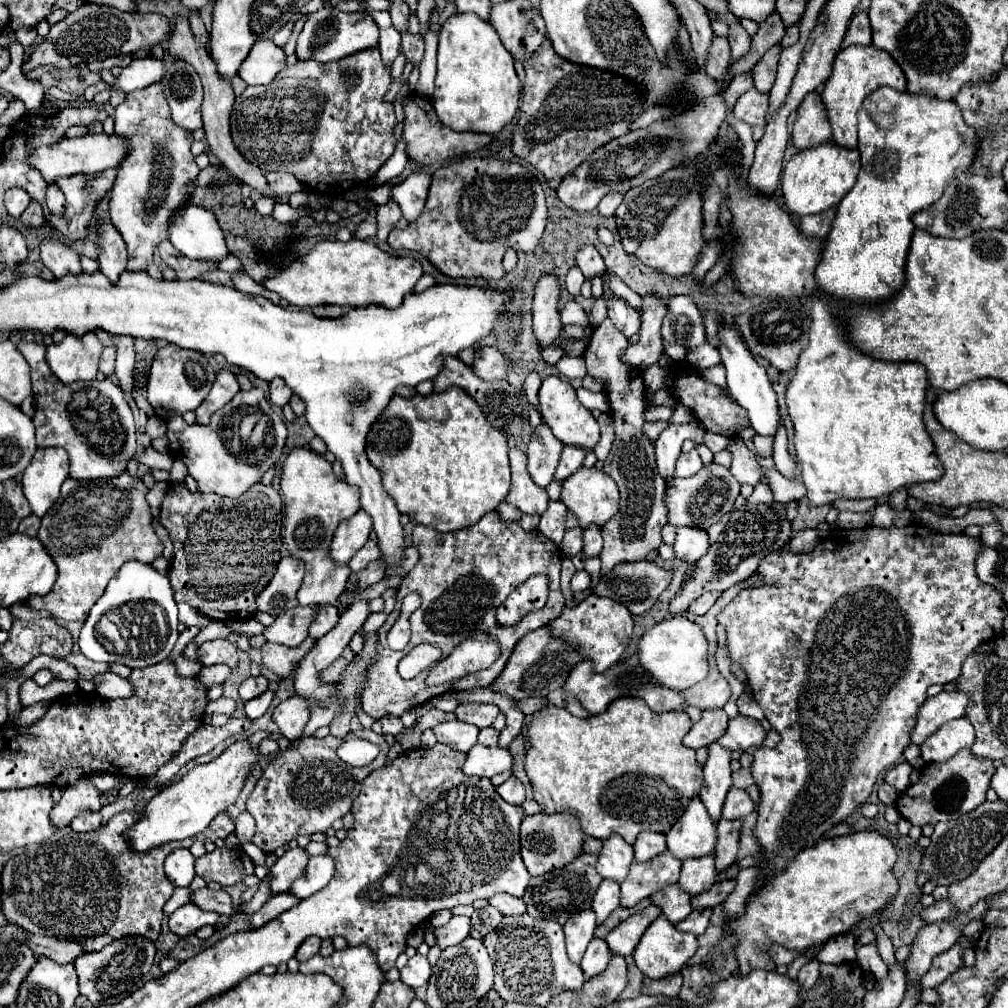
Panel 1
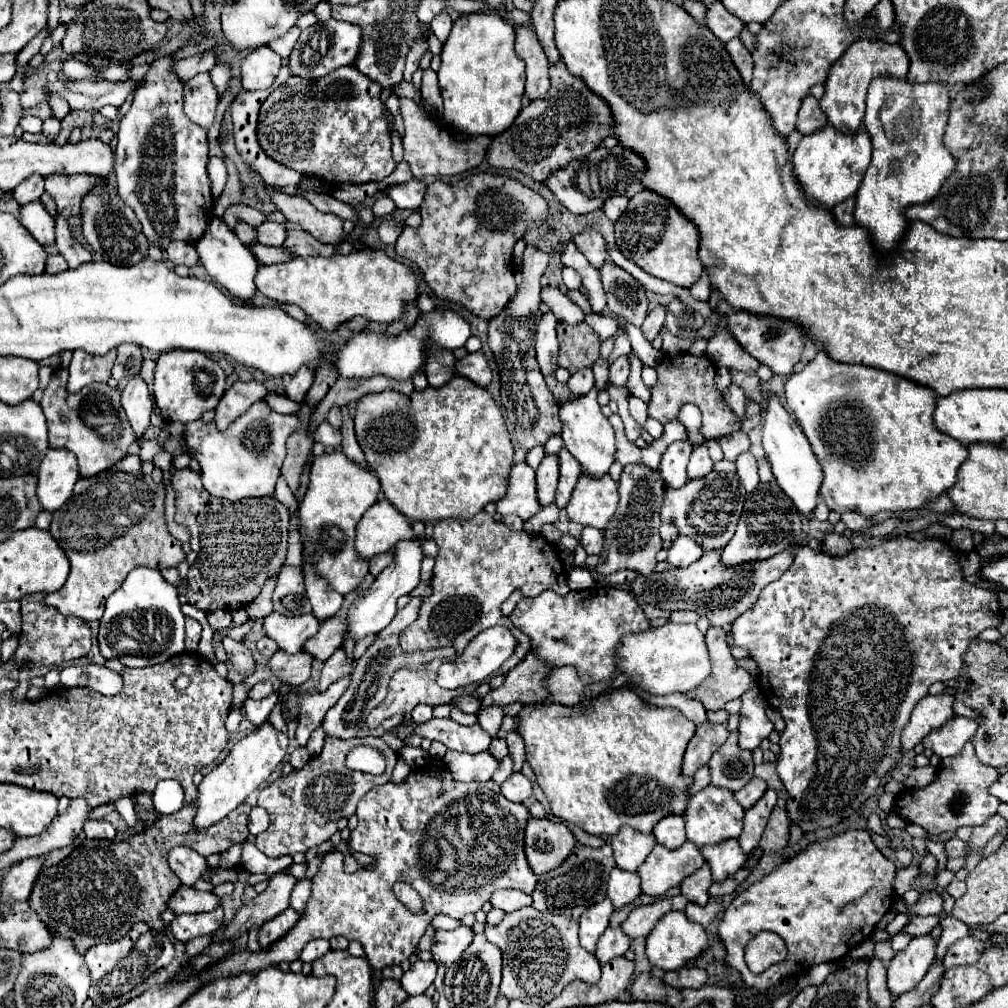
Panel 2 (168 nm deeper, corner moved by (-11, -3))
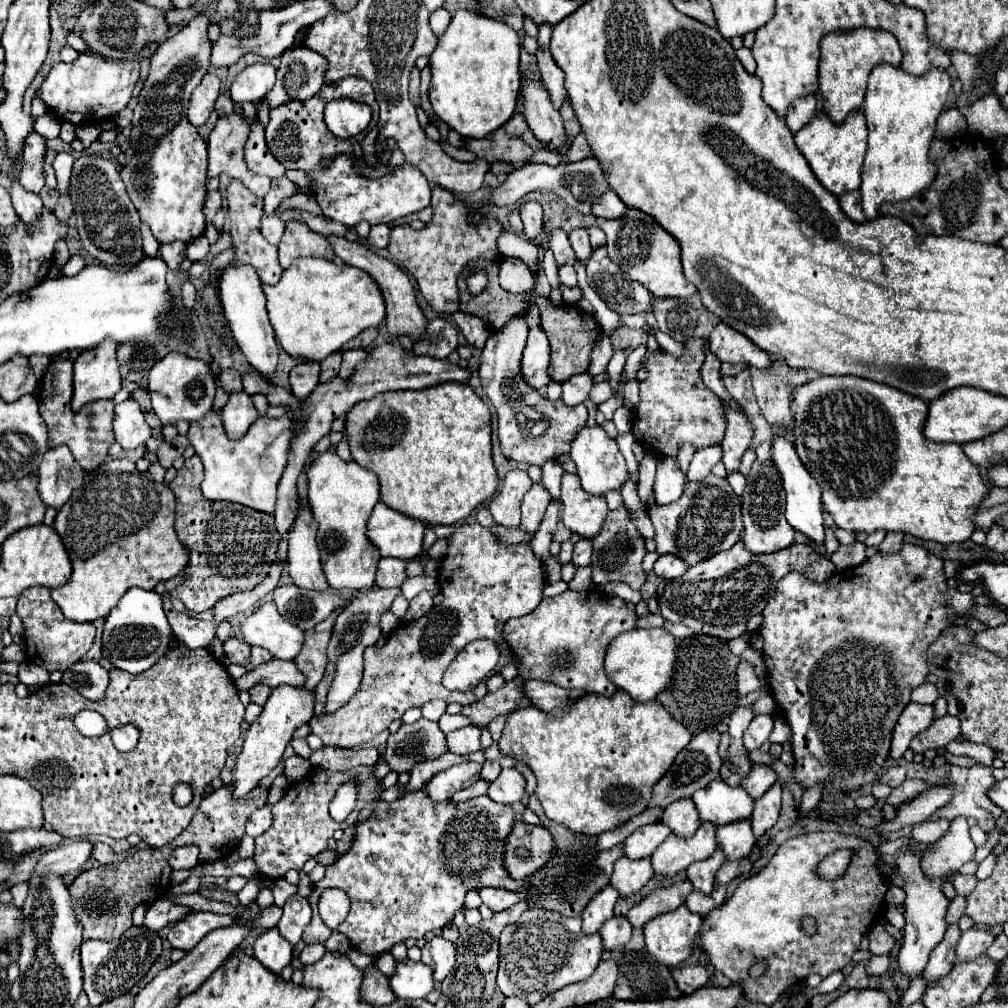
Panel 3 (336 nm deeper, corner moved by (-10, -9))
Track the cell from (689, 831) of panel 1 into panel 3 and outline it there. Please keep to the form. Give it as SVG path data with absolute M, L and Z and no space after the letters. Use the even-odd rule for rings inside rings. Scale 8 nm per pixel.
M716 778L706 788L692 794L702 822L728 824L742 818L750 818L754 800L742 786L730 786L722 778Z

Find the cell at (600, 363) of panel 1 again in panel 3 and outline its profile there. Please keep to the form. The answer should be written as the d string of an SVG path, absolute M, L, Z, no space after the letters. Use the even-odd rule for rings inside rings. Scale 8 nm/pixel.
M622 506L614 512L608 512L602 532L598 532L594 538L590 538L592 542L592 582L596 584L608 584L614 580L626 582L630 588L640 590L642 584L646 582L646 572L642 570L642 558L646 554L644 548L644 540L640 536L640 532L634 528L628 510Z

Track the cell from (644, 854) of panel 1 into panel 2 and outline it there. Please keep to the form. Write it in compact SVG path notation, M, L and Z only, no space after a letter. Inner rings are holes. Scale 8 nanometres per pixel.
M667 816L653 828L655 842L665 848L679 848L685 838L685 820L683 816Z

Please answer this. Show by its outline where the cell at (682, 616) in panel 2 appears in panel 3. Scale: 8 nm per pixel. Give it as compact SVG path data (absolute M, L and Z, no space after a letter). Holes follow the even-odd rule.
M644 614L644 616L638 616L636 620L638 628L660 628L662 624L664 624L664 618L660 614Z

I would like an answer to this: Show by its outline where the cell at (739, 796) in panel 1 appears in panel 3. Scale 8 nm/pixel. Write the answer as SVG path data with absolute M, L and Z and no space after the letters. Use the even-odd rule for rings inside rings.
M752 764L750 774L742 780L744 790L752 798L760 798L776 782L776 772L766 764Z

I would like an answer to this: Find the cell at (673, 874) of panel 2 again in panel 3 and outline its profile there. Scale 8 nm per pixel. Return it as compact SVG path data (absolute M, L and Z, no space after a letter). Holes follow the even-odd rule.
M704 822L694 836L678 838L670 834L652 854L652 866L656 874L678 874L692 862L708 858L716 850L716 826Z

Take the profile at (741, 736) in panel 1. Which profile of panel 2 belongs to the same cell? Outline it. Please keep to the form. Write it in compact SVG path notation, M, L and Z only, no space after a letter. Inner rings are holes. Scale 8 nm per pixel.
M751 688L741 696L741 724L739 724L739 748L755 750L773 732L773 722L765 716L765 700L759 688Z

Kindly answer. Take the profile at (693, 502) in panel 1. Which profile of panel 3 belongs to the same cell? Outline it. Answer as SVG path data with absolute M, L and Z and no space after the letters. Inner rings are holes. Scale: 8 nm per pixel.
M714 474L700 482L686 482L684 494L678 502L672 502L670 506L654 504L648 516L656 530L656 554L674 554L688 566L694 566L722 550L730 550L742 534L740 498L734 494L726 478Z

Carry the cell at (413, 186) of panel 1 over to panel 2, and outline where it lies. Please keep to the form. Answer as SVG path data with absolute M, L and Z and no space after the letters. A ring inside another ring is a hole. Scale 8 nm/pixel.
M409 180L405 184L395 184L389 188L387 196L395 202L397 208L407 208L407 210L419 210L419 204L425 194L425 182L421 180Z

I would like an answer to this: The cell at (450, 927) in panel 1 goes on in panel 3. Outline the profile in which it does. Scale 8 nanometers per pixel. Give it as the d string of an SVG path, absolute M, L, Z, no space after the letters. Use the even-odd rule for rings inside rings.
M434 936L422 948L422 962L432 968L434 982L442 982L456 964L456 946L442 936Z

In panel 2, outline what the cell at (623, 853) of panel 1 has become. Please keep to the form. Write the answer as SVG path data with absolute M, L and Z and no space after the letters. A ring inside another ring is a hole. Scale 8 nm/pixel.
M623 826L615 836L611 836L611 846L617 868L625 872L637 872L653 850L655 838L651 834L641 834L633 828Z

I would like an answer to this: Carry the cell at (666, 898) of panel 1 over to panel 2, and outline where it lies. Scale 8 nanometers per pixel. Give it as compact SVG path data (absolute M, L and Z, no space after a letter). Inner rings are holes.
M703 864L703 868L699 868L699 872L695 872L695 876L689 876L687 880L683 880L681 884L681 894L693 902L693 904L699 904L699 906L705 906L709 896L707 896L707 890L711 886L711 870L707 868L707 864Z

